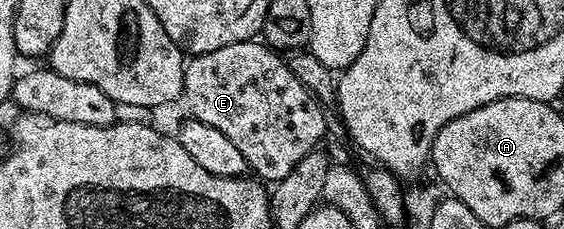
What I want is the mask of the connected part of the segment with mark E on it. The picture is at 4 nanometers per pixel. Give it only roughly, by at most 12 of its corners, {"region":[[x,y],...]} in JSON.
{"region":[[265,41],[185,63],[189,113],[279,182],[323,103]]}

